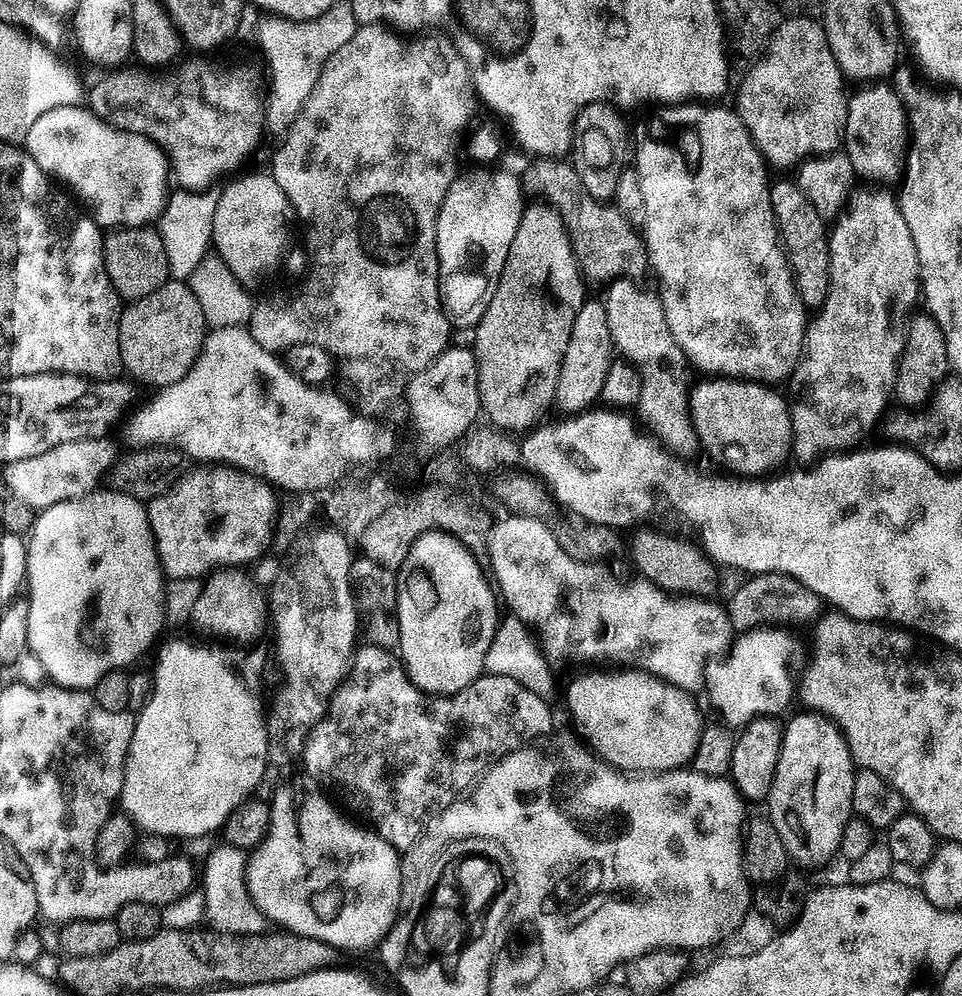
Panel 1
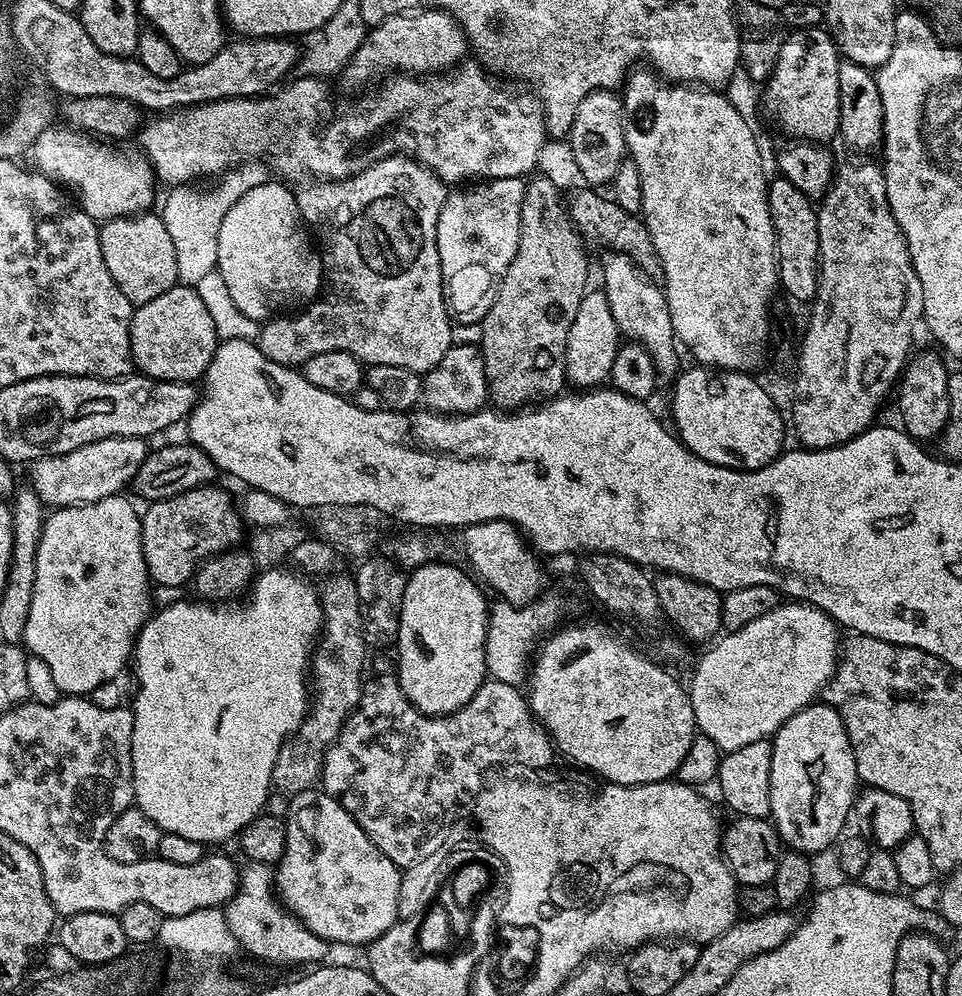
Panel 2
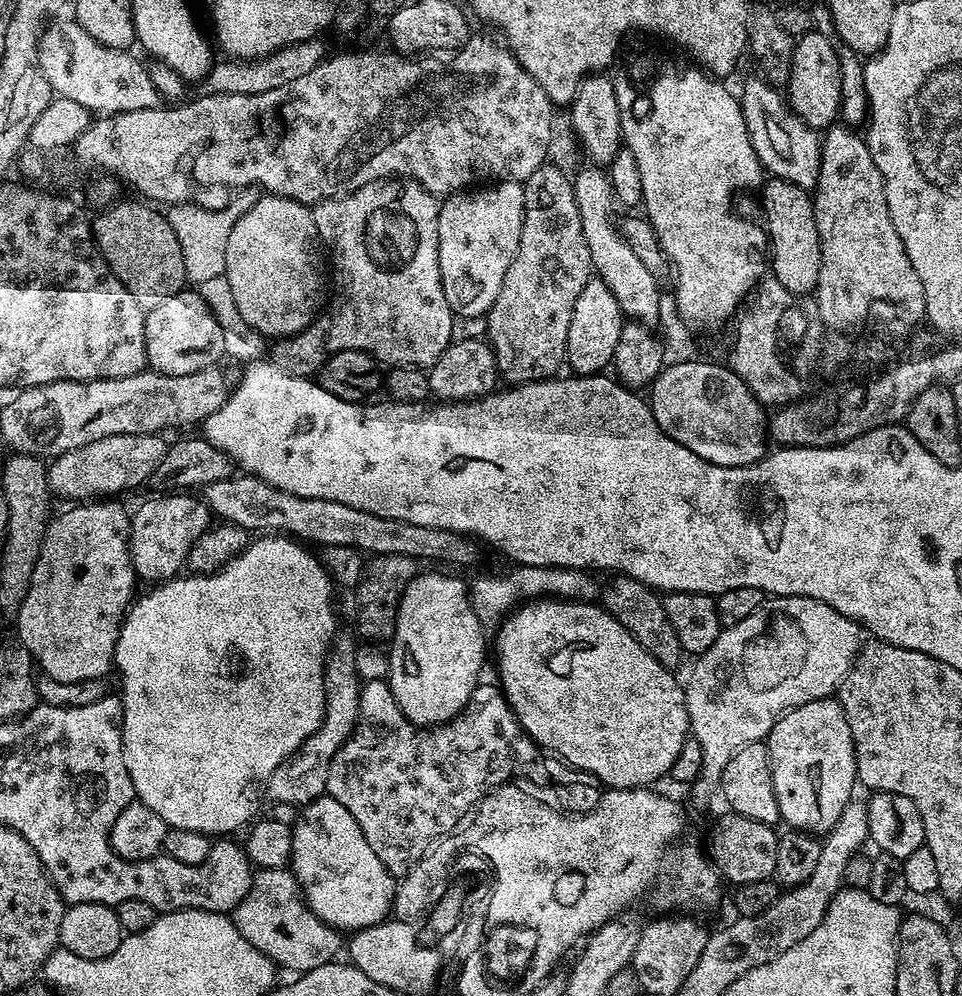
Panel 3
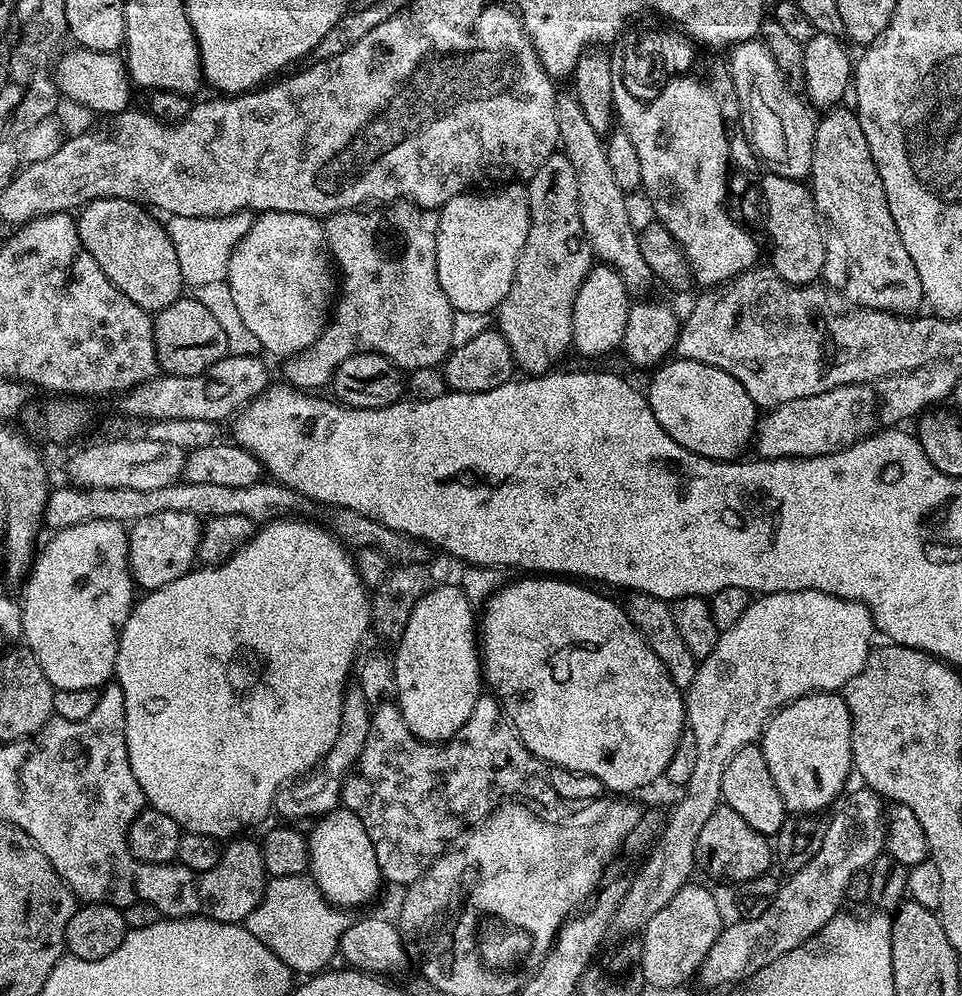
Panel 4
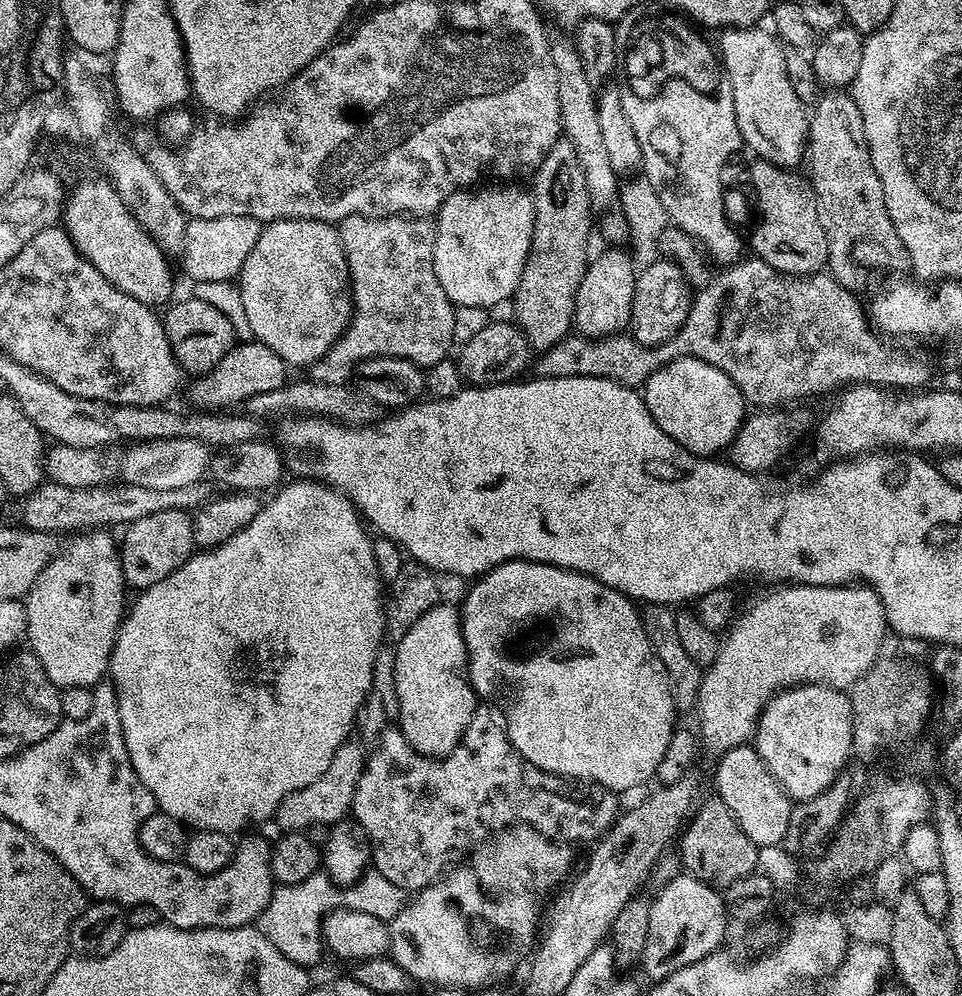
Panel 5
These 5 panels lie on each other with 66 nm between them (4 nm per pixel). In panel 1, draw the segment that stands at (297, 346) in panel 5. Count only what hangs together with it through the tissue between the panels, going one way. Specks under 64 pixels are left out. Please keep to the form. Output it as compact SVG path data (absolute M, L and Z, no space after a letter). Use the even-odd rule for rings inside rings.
M256 172L253 176L237 175L237 180L229 179L228 185L221 191L216 198L216 209L214 210L214 222L212 223L212 243L215 255L226 262L230 268L230 274L245 286L251 286L259 276L264 276L267 272L272 272L280 264L280 259L284 256L284 251L288 248L288 216L290 220L290 205L286 194L274 182L270 174L264 176Z

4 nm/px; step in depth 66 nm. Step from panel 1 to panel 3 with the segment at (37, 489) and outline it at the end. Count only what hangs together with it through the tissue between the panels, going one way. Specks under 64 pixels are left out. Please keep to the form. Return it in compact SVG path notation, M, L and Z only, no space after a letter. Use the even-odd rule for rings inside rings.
M122 434L102 438L98 442L90 442L81 448L70 450L66 454L55 457L54 463L48 468L48 487L57 497L65 496L68 502L92 502L97 498L112 498L115 492L128 492L139 484L151 481L164 460L166 453L165 437L160 434L143 436L142 434Z

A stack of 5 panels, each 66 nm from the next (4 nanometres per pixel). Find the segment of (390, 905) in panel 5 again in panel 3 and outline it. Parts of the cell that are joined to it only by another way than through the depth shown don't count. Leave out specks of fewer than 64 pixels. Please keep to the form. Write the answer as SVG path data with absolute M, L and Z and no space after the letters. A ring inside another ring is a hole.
M288 868L259 869L252 877L246 898L231 917L250 946L258 946L273 964L281 969L289 968L292 974L303 974L331 964L342 952L341 933L313 914L300 890L300 883Z

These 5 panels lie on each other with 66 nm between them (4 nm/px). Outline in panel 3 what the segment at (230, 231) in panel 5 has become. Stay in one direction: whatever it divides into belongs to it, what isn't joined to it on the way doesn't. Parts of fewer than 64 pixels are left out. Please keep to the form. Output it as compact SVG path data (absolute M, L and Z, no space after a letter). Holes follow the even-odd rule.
M244 190L233 195L223 206L202 208L198 204L173 204L167 209L166 215L178 238L178 246L182 246L182 259L186 265L189 285L199 286L209 278L223 276L226 238L230 236L230 230L234 230L234 222L238 222L240 215L252 205L253 199L253 193Z

